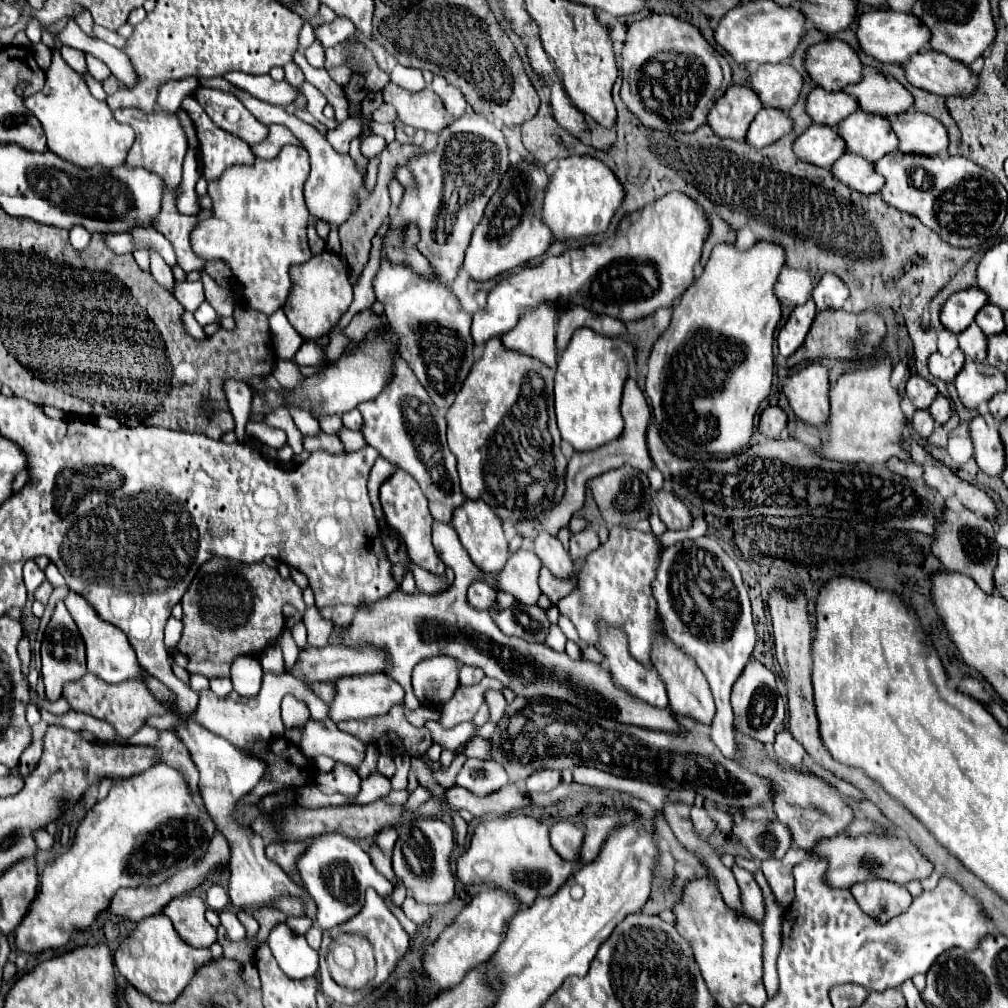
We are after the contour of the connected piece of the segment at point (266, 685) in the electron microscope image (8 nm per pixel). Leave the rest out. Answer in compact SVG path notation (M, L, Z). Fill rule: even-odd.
M264 673L262 677L262 687L260 693L254 697L240 697L236 691L230 691L226 697L216 697L210 689L200 691L200 701L198 701L198 709L192 715L200 725L204 725L206 729L210 729L212 733L228 739L232 745L236 745L238 749L250 747L256 741L270 741L276 737L284 735L284 725L280 719L280 701L282 697L290 693L300 701L306 703L310 717L312 719L324 719L328 717L328 705L322 703L322 699L318 699L304 683L298 679L292 679L292 675L284 673L284 675L272 675L272 673Z

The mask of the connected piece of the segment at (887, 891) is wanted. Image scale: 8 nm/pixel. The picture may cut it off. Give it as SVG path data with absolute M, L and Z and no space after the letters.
M880 879L858 883L856 887L852 887L852 895L858 901L860 909L866 915L872 915L872 919L878 923L888 923L890 919L906 913L906 909L910 907L910 893L906 891L906 887L884 883Z

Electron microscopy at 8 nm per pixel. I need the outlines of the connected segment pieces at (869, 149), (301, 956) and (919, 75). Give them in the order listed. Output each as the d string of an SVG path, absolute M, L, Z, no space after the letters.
M856 111L838 123L836 133L844 139L846 151L864 157L870 163L876 163L888 151L896 151L896 135L892 135L892 129L888 127L888 119L880 119L878 115L864 115L862 111Z
M284 923L272 927L268 945L280 969L292 979L314 977L318 971L318 953L308 945L304 935L290 931Z
M922 51L912 55L910 61L904 63L904 73L912 87L920 87L924 91L930 91L942 97L972 95L972 91L976 89L976 79L978 79L964 63L952 63L952 59L948 59L946 55L936 55L936 51Z

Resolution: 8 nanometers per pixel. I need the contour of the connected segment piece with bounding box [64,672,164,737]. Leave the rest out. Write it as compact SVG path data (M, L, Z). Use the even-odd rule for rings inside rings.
M87 672L80 679L80 683L70 683L64 689L64 697L70 701L74 711L94 715L94 717L114 725L114 729L118 731L120 737L130 737L132 733L136 733L144 725L146 717L164 713L164 711L160 711L160 707L156 707L156 703L152 703L152 695L148 695L148 687L144 687L142 679L130 679L128 683L108 685L96 675Z

